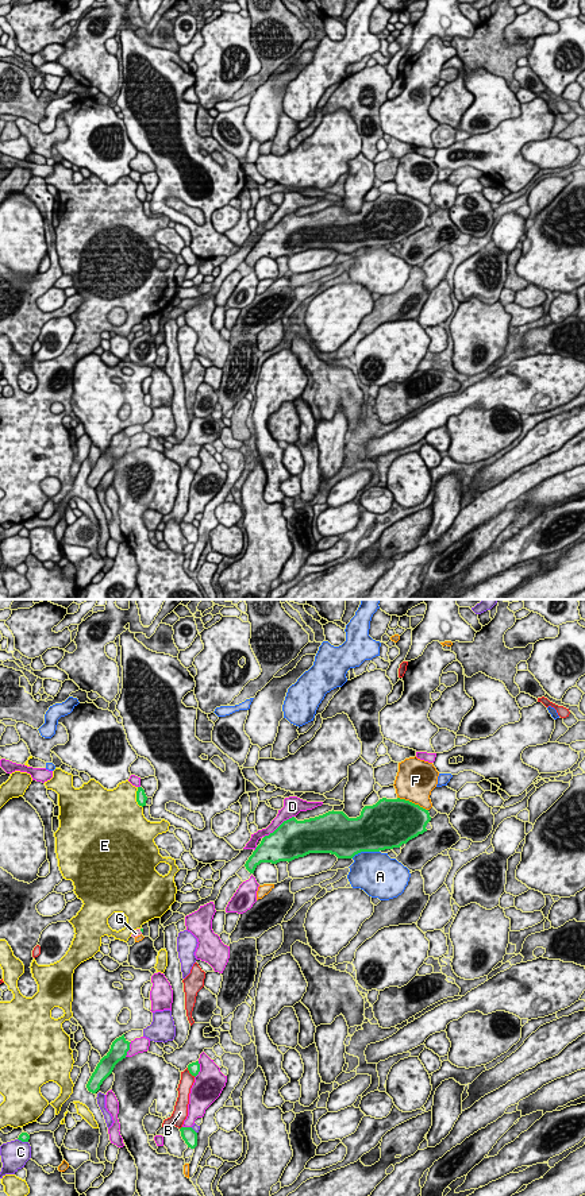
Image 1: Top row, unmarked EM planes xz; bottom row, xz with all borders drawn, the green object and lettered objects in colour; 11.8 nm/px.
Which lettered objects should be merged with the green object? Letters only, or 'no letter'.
G

